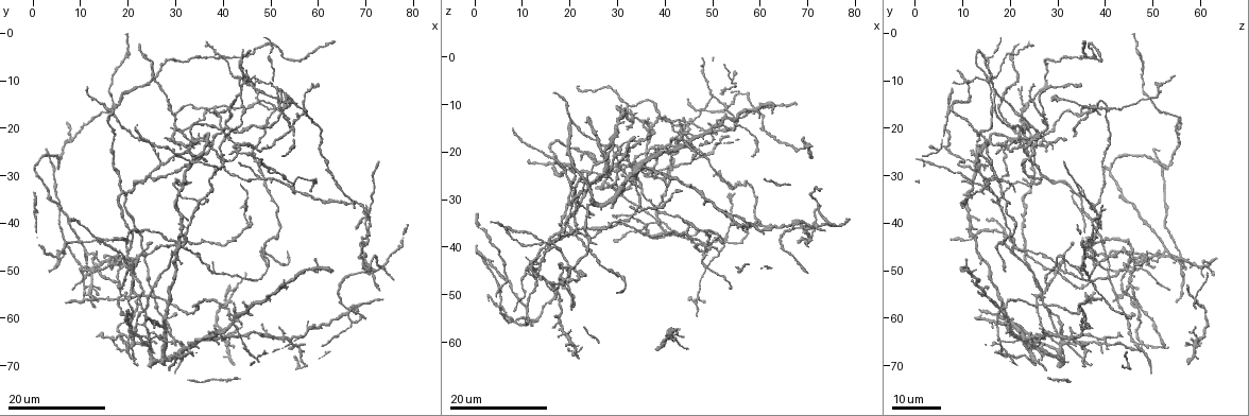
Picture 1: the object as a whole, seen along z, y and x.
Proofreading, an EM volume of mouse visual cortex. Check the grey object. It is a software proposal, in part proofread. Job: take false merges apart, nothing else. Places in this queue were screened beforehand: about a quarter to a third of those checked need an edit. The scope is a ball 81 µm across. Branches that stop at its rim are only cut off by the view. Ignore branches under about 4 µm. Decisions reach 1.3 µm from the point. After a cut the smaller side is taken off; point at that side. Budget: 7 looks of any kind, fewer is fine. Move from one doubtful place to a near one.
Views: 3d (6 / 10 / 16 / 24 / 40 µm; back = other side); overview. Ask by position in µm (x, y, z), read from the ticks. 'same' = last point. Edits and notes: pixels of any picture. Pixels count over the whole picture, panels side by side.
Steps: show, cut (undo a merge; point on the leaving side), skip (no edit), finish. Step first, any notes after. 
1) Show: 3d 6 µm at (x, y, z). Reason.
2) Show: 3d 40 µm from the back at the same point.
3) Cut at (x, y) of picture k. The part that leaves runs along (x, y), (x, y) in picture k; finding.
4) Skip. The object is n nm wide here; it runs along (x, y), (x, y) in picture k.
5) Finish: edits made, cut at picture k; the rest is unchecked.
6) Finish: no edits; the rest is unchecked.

Show: 3d 24 µm at (13.0, 43.5, 39.0). Three arms meet.

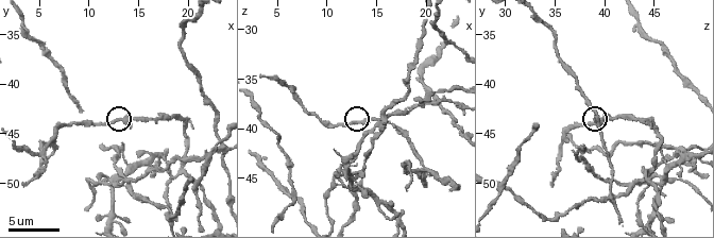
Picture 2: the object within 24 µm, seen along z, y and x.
Show: 3d 6 µm at (12.8, 43.4, 39.2).

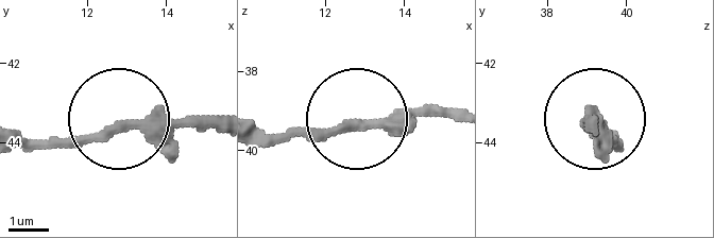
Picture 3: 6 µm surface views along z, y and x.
Show: 3d 6 µm from the back at (13.00, 43.55, 39.30).

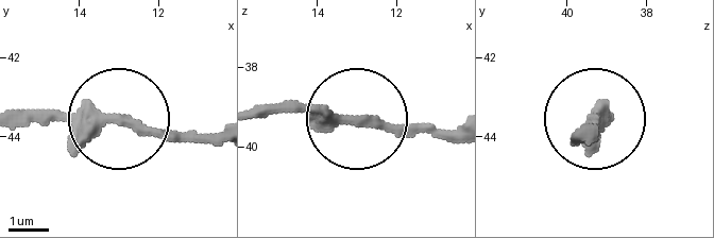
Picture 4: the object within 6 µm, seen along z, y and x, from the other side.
Skip. 3 arms meet here; it runs along (24, 117), (126, 117), (218, 137) in picture 4; all the same cell.

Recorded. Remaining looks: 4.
Show: 3d 16 µm at (55.0, 32.0, 14.0). Thin arm on a thick one.

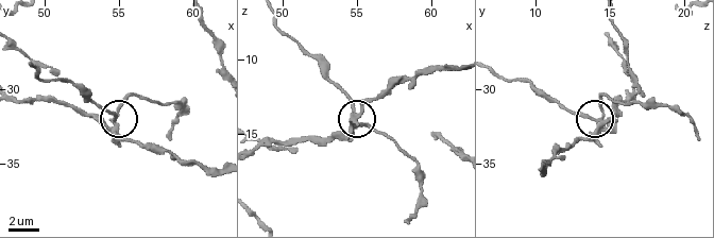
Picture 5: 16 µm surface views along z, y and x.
Show: 3d 10 µm at (54.8, 32.6, 14.2).

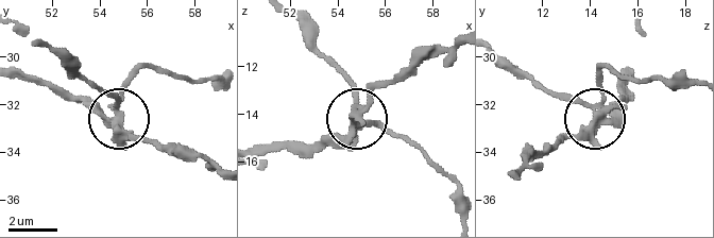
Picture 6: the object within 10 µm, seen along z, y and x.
Cut at (120, 100) of picture 6. The side arm is 17 µm long; 5 arms meet here; two cells meet here.

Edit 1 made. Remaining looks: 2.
Finish: edits made, cut at picture 6; the rest is unchecked.

